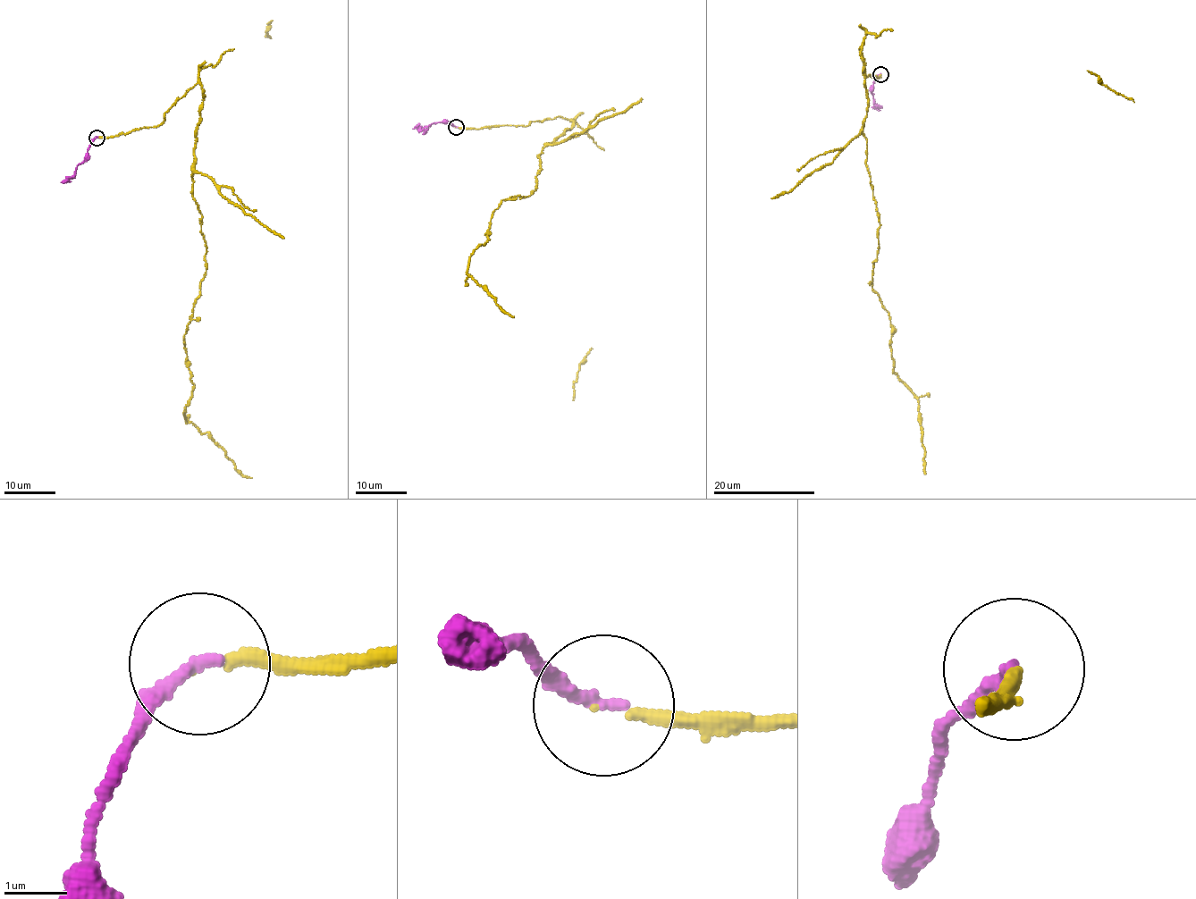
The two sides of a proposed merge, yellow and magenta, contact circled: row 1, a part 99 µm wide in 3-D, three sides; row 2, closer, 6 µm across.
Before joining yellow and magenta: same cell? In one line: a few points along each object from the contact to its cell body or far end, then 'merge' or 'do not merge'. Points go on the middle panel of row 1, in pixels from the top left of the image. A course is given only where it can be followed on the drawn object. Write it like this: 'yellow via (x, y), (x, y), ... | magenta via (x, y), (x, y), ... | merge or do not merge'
yellow via (455, 127), (573, 121), (541, 150), (529, 196), (501, 201), (487, 240), (470, 256), (472, 279), (514, 317) | magenta via (456, 127), (449, 121), (441, 121), (413, 129) | merge

